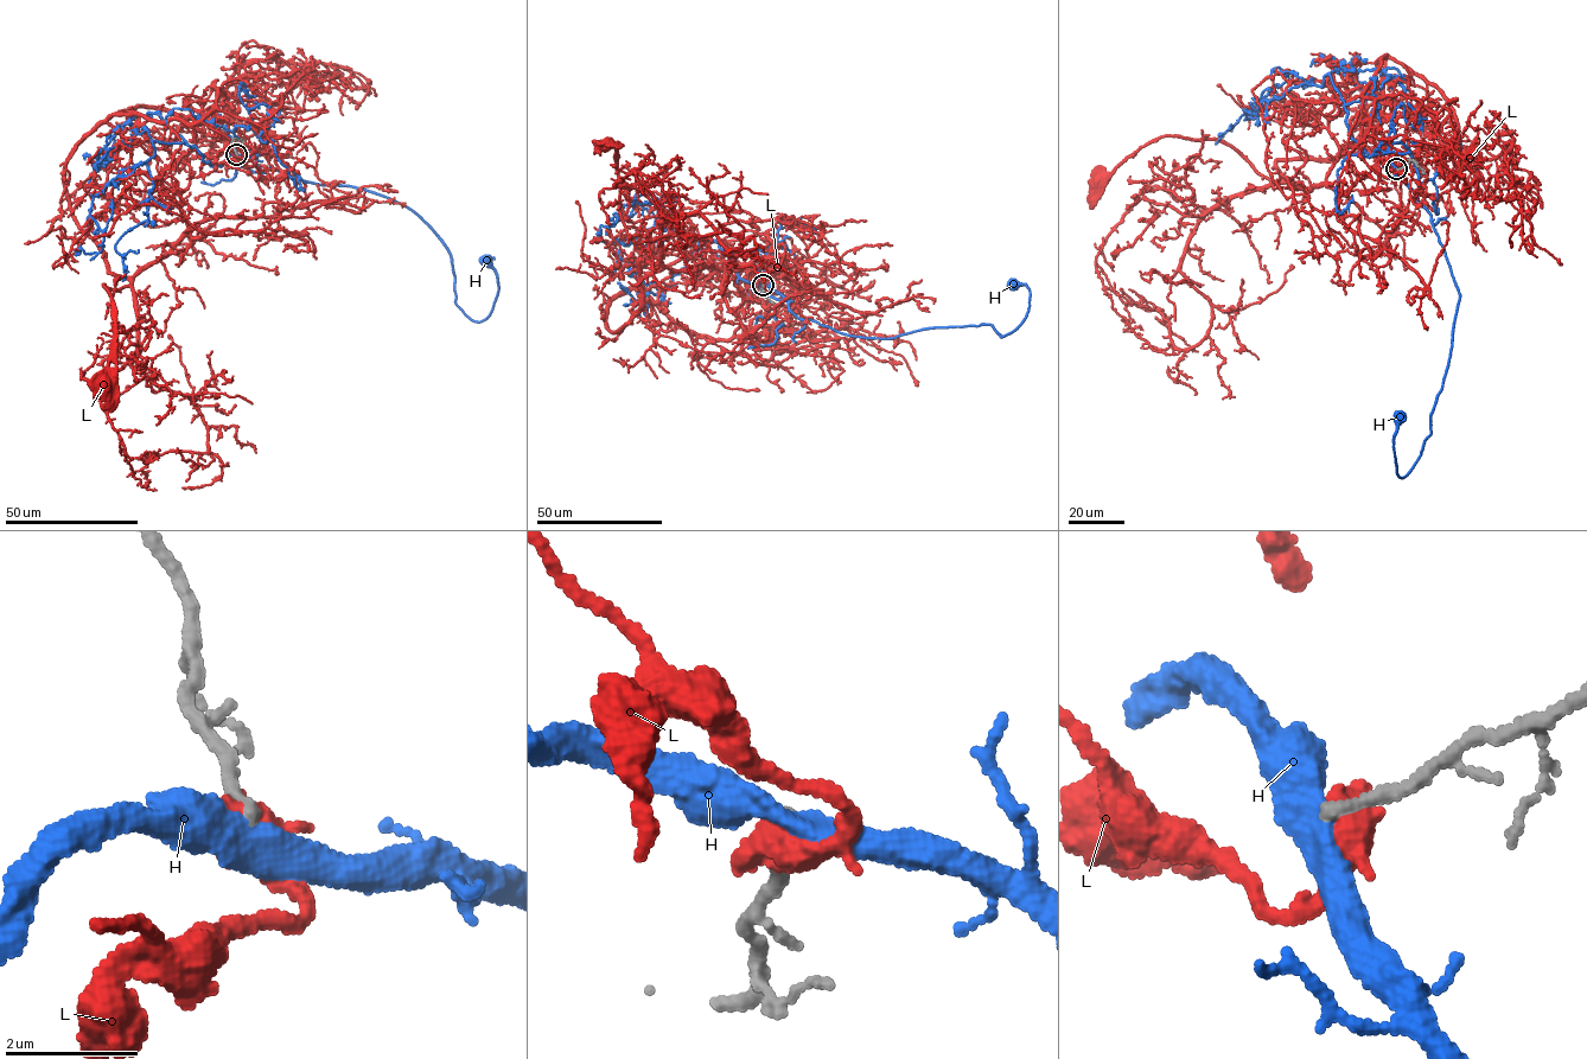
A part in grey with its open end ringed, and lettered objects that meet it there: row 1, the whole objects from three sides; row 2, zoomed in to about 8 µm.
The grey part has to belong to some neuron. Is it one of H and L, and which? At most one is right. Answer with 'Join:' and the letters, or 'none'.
Join: none

